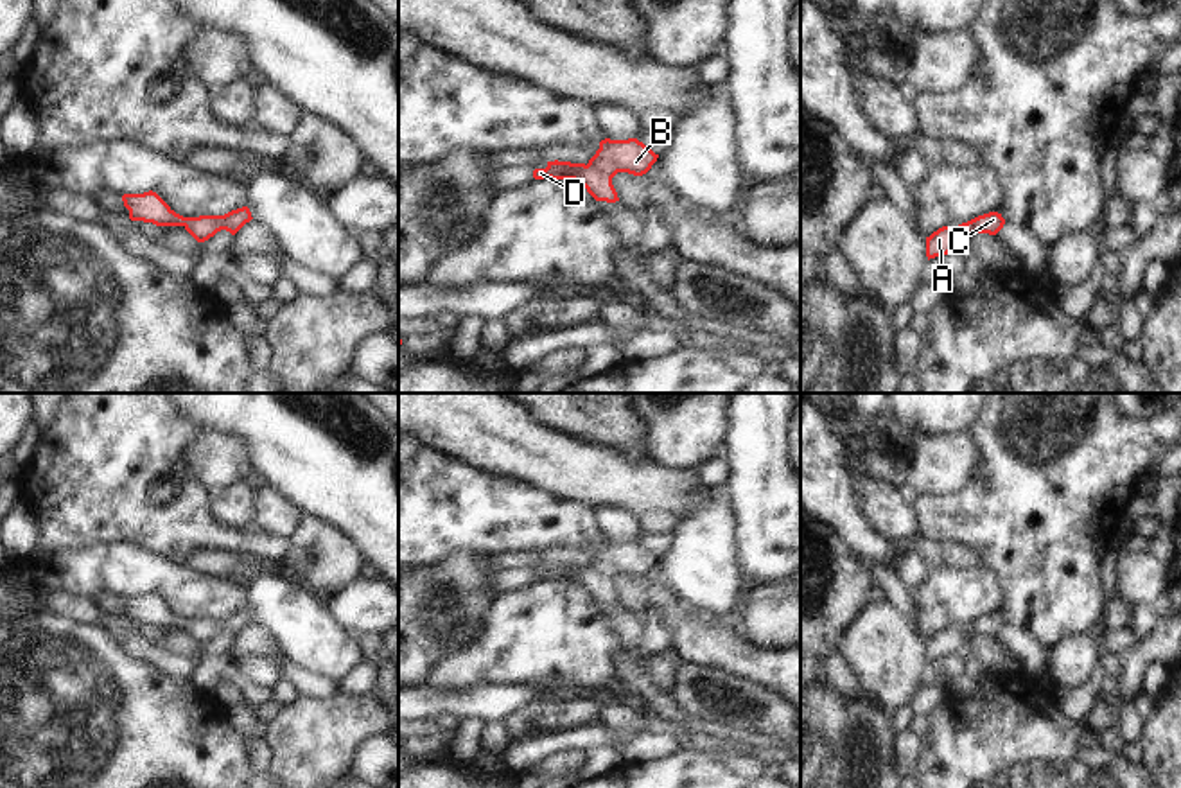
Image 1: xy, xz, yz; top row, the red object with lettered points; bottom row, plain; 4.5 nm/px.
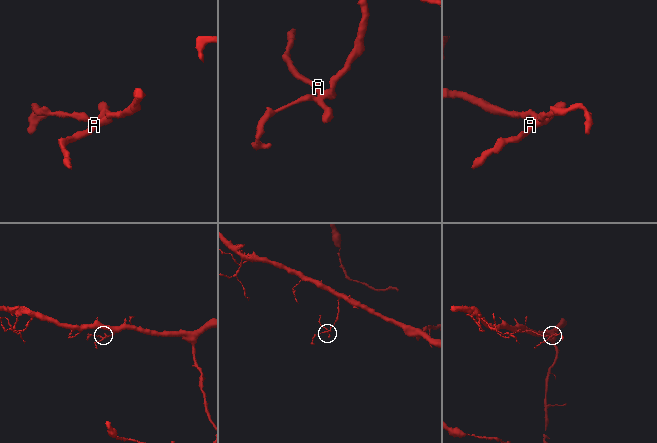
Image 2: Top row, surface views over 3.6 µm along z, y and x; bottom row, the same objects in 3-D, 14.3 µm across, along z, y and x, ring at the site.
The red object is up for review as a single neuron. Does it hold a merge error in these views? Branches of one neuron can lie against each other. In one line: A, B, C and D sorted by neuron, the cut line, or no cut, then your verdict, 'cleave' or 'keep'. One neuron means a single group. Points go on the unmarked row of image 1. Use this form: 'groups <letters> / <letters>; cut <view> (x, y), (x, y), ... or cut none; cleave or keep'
groups A B C D; cut none; keep

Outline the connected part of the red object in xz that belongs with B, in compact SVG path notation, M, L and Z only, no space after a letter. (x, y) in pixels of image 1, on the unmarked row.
M605 540L599 544L599 551L587 567L555 562L547 564L546 571L535 571L533 580L574 582L583 587L596 603L616 605L619 600L612 587L612 580L617 574L643 578L652 571L657 560L659 556L637 540Z

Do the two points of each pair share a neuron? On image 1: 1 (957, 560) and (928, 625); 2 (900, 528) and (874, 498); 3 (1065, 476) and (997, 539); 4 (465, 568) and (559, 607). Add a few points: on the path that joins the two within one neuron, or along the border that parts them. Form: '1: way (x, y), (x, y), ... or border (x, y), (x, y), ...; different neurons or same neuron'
1: border (946, 566), (953, 569), (982, 568); different neurons
2: way (896, 521), (882, 505); same neuron
3: way (1049, 485), (1014, 521); same neuron
4: border (496, 595), (476, 632); different neurons

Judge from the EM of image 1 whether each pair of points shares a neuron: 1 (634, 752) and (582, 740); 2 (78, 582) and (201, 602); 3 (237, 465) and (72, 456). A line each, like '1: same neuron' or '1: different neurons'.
1: different neurons
2: same neuron
3: different neurons

